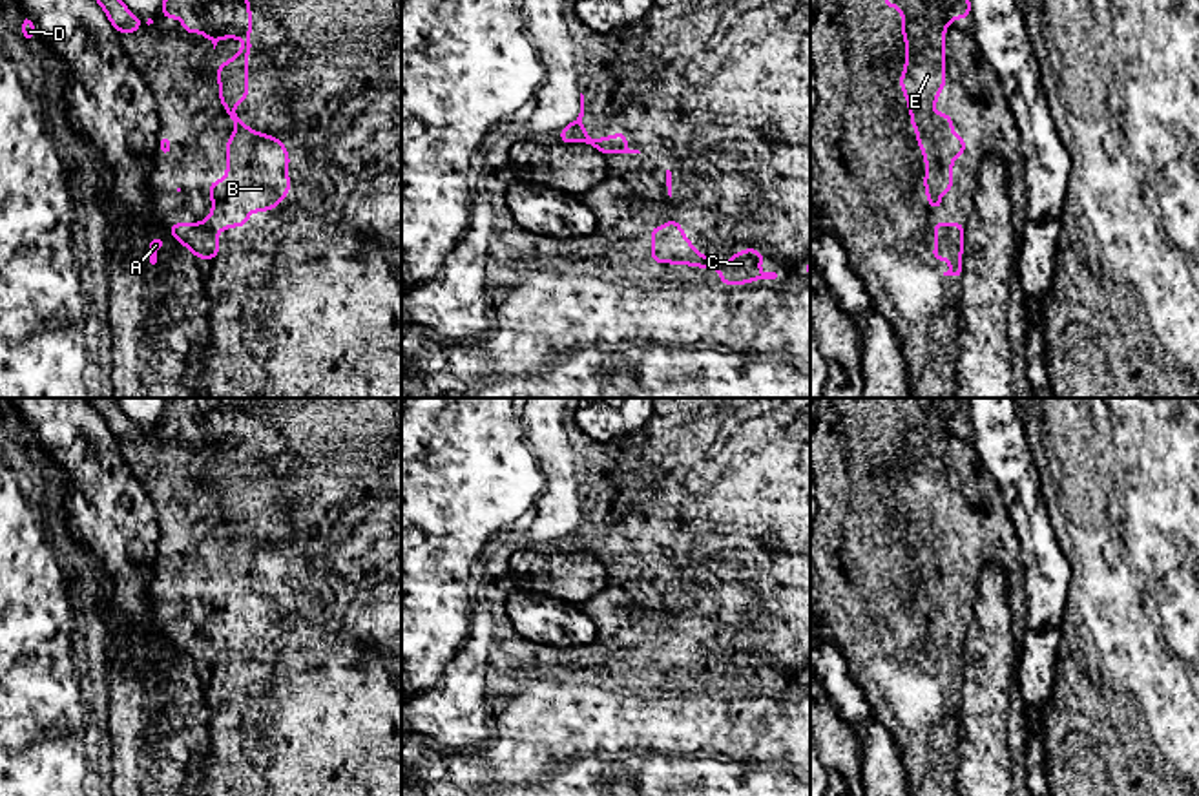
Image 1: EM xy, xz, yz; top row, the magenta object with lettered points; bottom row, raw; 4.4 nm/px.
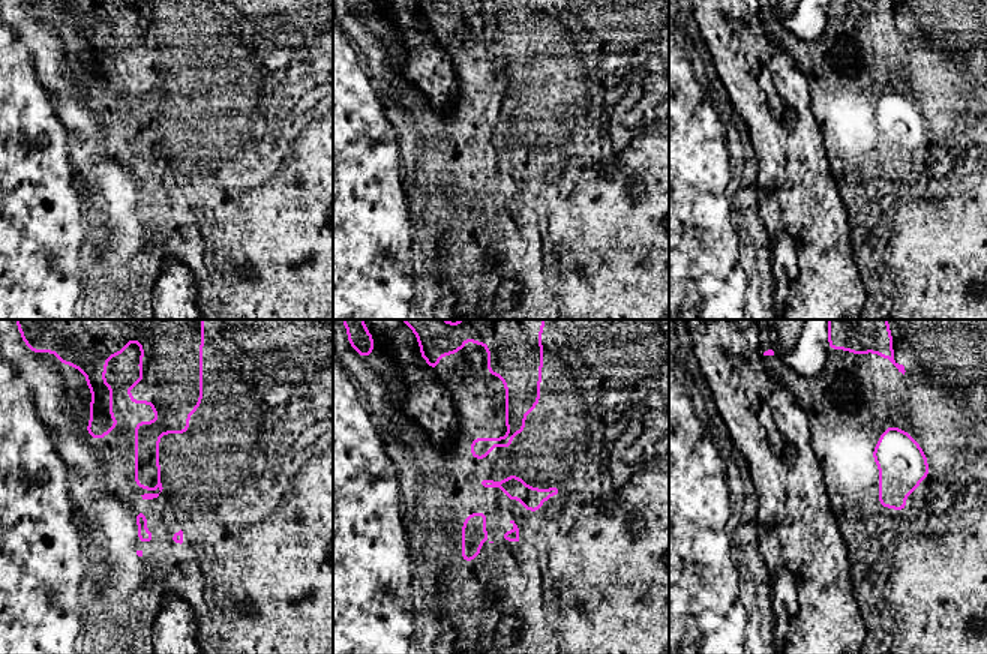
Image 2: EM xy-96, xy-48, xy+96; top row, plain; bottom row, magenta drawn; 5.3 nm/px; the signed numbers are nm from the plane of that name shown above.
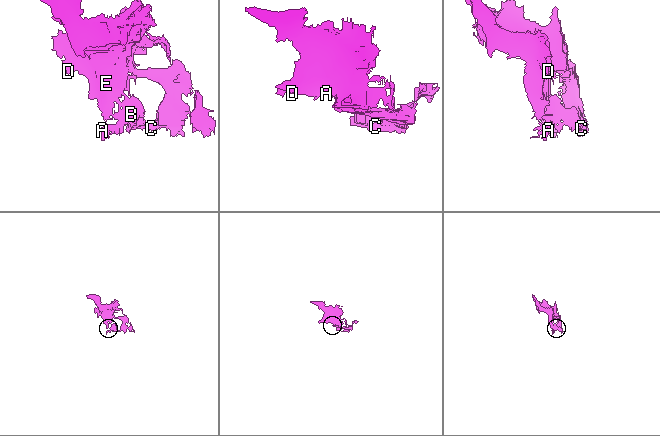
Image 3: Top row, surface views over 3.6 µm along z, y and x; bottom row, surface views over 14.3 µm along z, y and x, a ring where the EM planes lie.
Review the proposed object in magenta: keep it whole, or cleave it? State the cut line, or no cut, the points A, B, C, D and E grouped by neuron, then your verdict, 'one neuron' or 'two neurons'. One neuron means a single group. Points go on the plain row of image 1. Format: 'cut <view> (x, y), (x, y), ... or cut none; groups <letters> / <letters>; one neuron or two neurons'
cut none; groups A B C D E; one neuron

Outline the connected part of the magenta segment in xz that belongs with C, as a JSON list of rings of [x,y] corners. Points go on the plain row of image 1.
[[[666,628],[664,635],[652,635],[652,672],[690,674],[715,677],[721,694],[750,694],[754,688],[776,688],[776,681],[759,681],[757,674],[768,670],[757,657],[735,661],[723,676],[717,666],[701,665],[688,650],[677,628]]]

